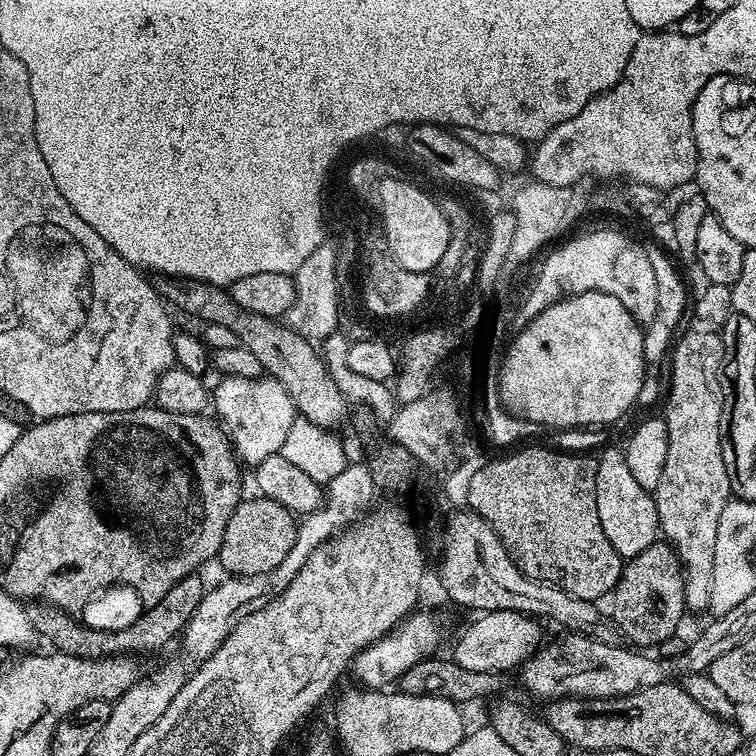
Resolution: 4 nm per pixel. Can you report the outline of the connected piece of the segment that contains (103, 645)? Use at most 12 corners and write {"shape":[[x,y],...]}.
{"shape":[[184,576],[132,625],[96,631],[64,610],[31,613],[67,656],[156,652],[179,637],[206,591]]}

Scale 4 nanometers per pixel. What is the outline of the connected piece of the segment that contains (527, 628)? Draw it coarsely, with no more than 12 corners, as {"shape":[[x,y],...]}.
{"shape":[[485,612],[459,636],[466,670],[507,673],[541,643],[520,612]]}

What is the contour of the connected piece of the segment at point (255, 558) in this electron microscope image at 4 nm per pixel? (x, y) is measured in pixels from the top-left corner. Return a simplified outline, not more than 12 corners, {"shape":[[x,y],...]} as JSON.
{"shape":[[268,496],[241,499],[219,564],[237,577],[284,564],[294,513]]}

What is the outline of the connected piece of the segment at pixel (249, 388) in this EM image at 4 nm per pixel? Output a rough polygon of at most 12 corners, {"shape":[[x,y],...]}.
{"shape":[[224,376],[216,407],[249,466],[279,453],[296,404],[277,380]]}

